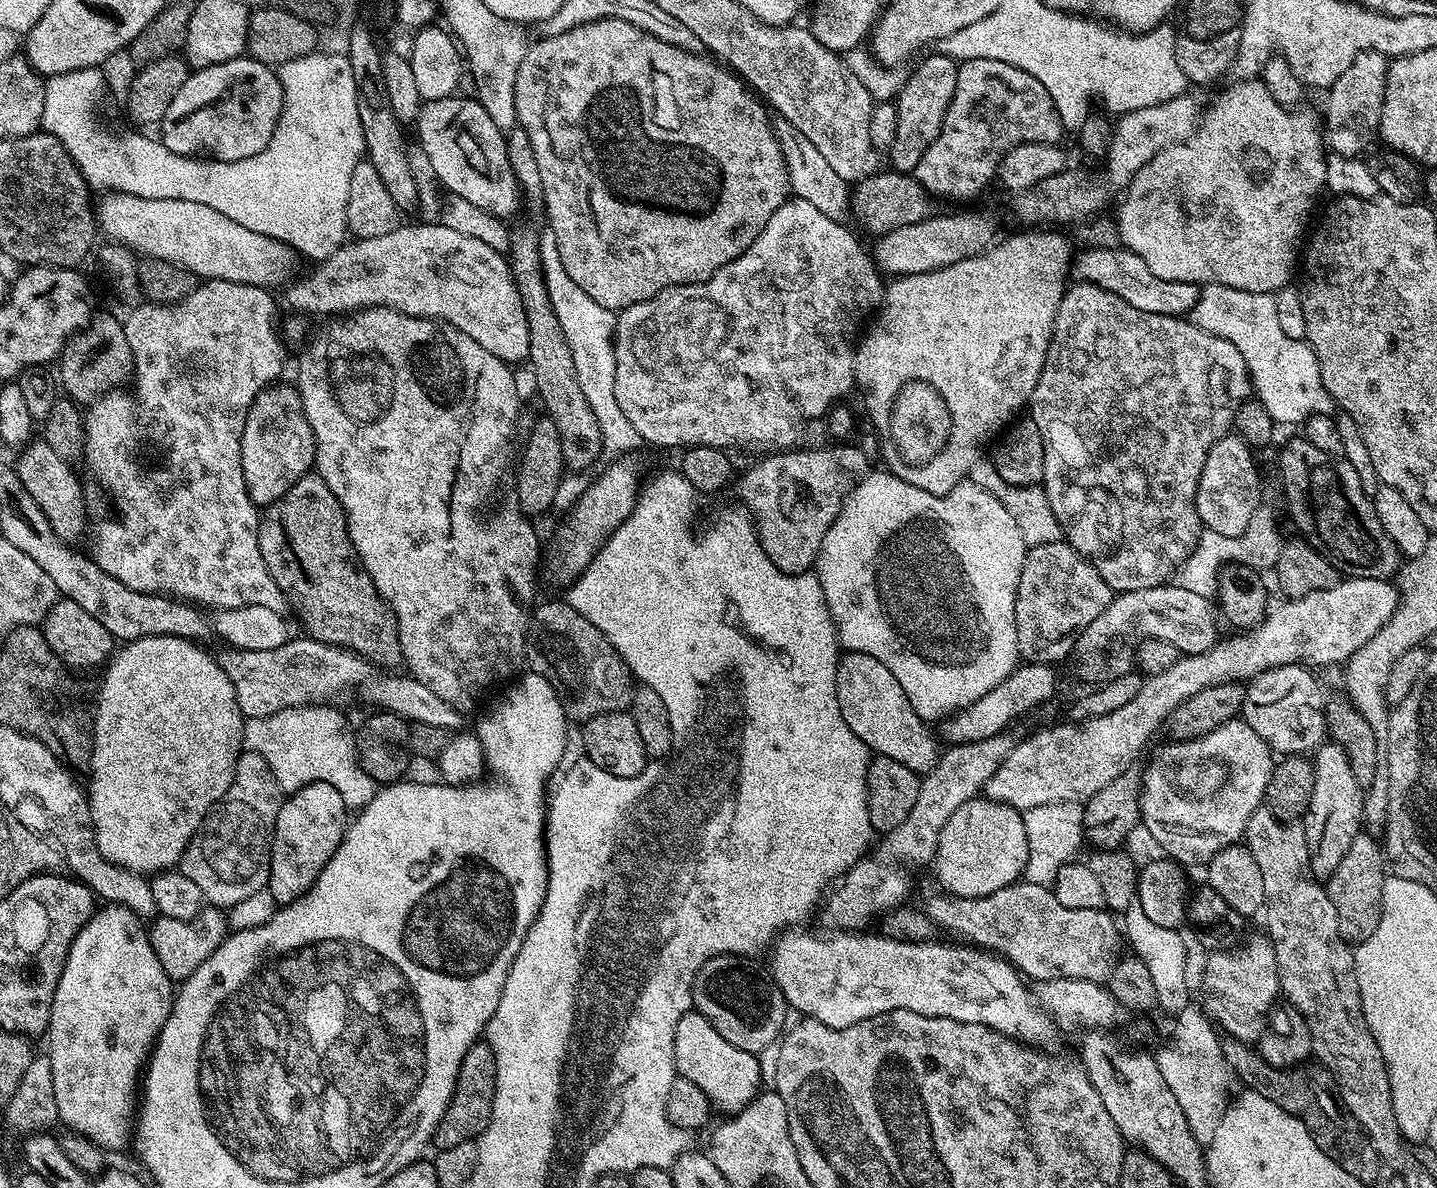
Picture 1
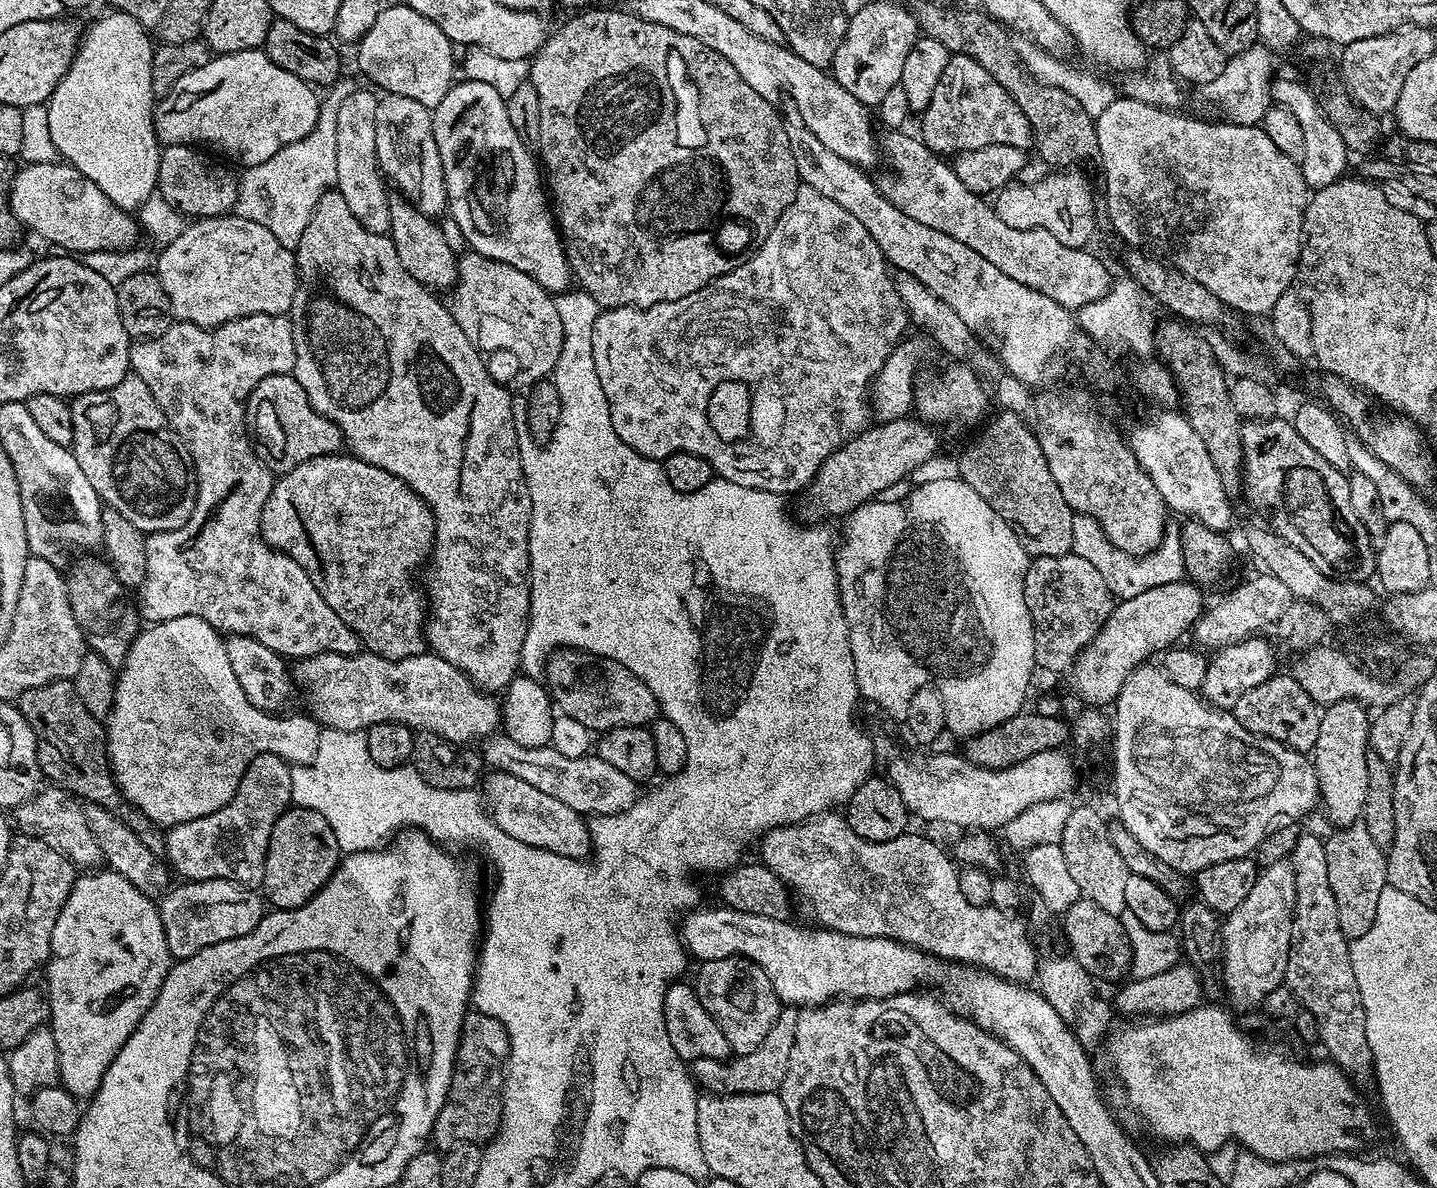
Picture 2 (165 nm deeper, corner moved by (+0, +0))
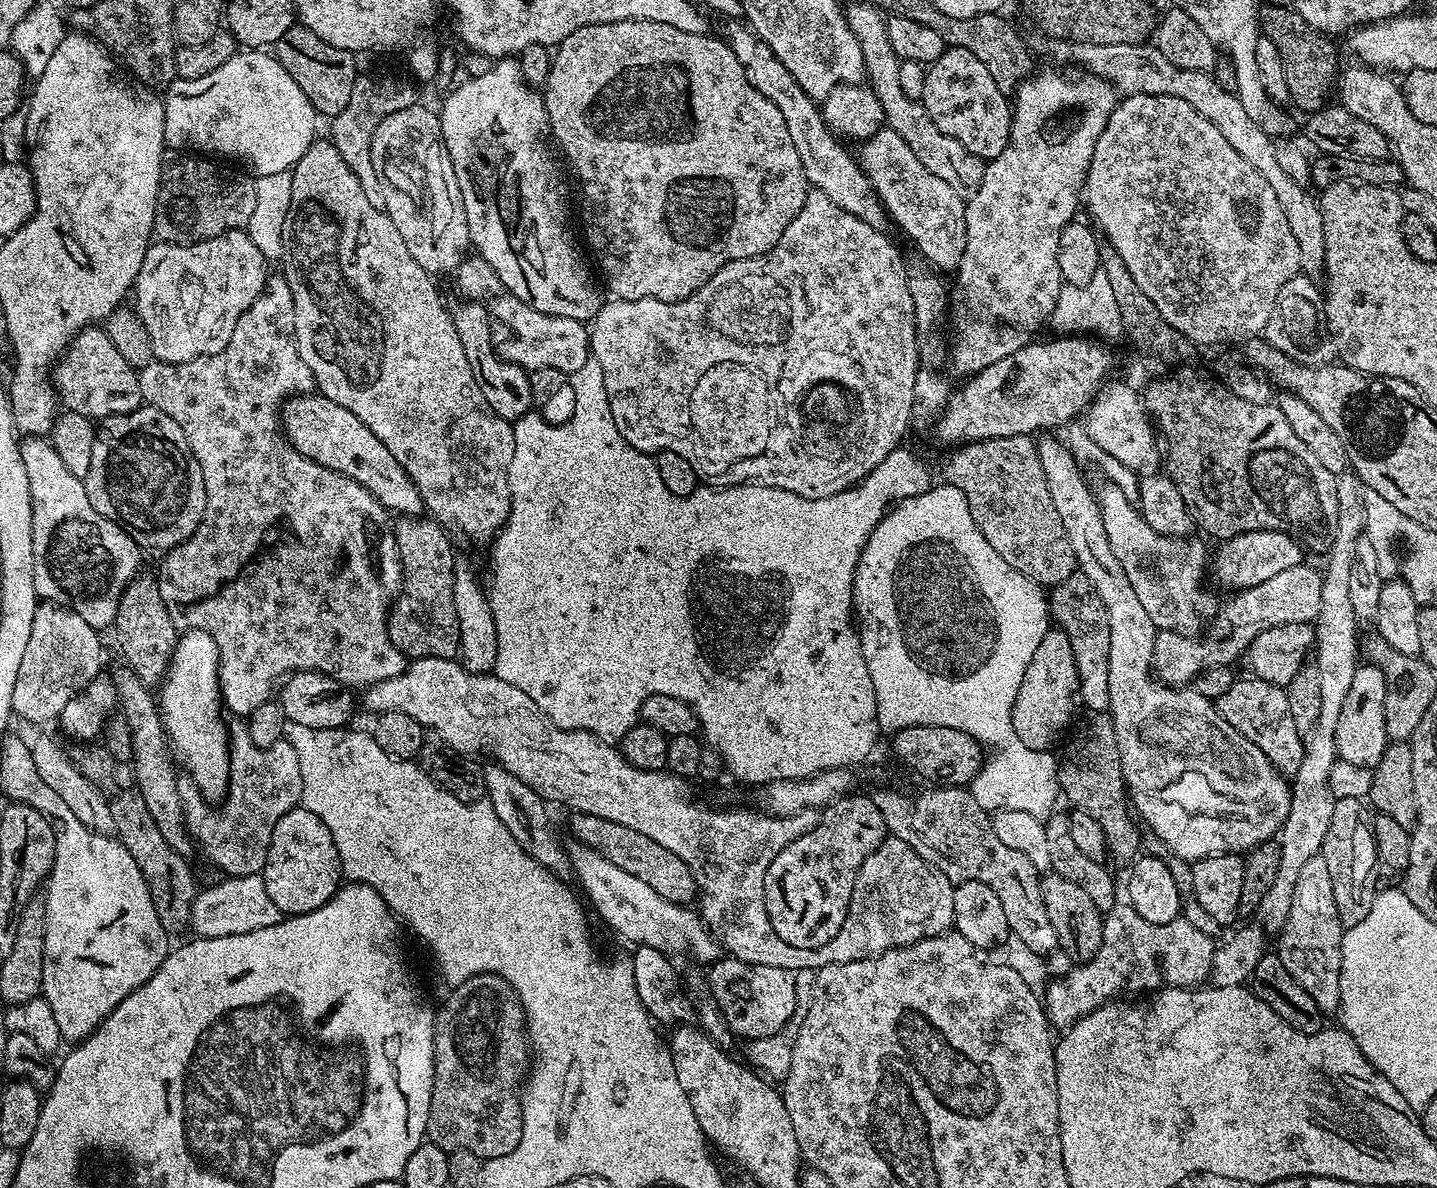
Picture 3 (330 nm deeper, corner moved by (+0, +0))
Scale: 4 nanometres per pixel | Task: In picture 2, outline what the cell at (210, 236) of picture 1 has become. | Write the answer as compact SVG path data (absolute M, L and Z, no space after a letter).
M53 162L50 164L30 164L20 169L12 177L12 187L8 193L8 206L11 208L12 212L16 216L17 220L20 221L21 225L25 229L28 228L32 232L37 232L44 240L49 240L52 244L57 244L57 249L63 250L68 254L84 254L80 252L120 252L123 248L132 248L136 244L136 228L138 229L138 224L135 219L132 220L127 211L123 208L119 208L114 202L110 202L110 198L106 198L106 194L102 194L102 190L98 190L98 186L94 186L94 182L90 182L88 179L81 174L81 172L72 167L71 164L67 162Z

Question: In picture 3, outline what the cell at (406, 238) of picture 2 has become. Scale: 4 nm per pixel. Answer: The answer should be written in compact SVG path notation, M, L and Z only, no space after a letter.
M459 302L452 304L450 311L454 330L458 330L458 339L462 341L462 350L466 354L466 362L470 362L470 370L474 370L474 378L478 382L478 390L482 390L482 398L486 398L488 408L509 422L529 415L533 411L532 387L530 375L519 368L511 360L501 358L494 343L494 322L480 302Z

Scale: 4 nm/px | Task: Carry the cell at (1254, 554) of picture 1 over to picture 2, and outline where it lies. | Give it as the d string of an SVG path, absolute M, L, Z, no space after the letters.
M1073 529L1071 530L1071 548L1073 555L1085 558L1097 567L1103 581L1106 582L1108 592L1119 601L1134 598L1135 595L1141 595L1144 591L1152 590L1156 586L1176 582L1185 577L1180 537L1174 532L1165 533L1159 547L1142 556L1128 555L1118 550L1109 540L1098 545L1084 544L1084 540L1080 540L1080 532Z

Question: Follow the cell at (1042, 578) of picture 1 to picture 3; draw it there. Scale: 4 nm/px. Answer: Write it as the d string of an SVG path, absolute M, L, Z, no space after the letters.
M1073 578L1065 580L1064 583L1055 585L1050 592L1050 616L1058 627L1069 636L1070 644L1073 647L1074 658L1077 664L1079 676L1079 703L1088 712L1108 712L1110 702L1110 630L1108 629L1107 610L1096 595L1090 595L1090 588L1083 579Z

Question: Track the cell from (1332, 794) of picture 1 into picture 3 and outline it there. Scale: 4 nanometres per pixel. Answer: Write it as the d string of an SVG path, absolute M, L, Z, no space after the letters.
M1375 665L1357 667L1354 682L1346 700L1342 702L1342 712L1338 714L1338 728L1334 730L1336 754L1341 760L1357 764L1362 768L1373 769L1390 743L1386 730L1384 702L1387 700L1387 682L1385 673Z

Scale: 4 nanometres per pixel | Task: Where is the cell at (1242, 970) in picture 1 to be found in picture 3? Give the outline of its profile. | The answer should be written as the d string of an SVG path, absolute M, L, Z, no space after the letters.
M1344 474L1337 479L1336 498L1338 522L1332 534L1332 545L1326 550L1328 565L1322 568L1321 603L1314 621L1316 630L1314 663L1318 672L1318 690L1321 694L1322 706L1318 709L1318 722L1314 722L1314 730L1310 730L1310 734L1304 740L1304 757L1294 775L1295 795L1293 795L1284 827L1278 833L1280 845L1278 874L1274 878L1274 886L1266 890L1266 898L1262 898L1258 909L1258 917L1260 916L1258 924L1268 934L1279 933L1286 922L1294 898L1294 886L1298 886L1298 874L1302 871L1302 865L1308 859L1321 855L1326 830L1330 826L1330 818L1334 814L1336 805L1329 784L1332 779L1332 767L1338 759L1334 730L1338 728L1338 714L1342 712L1342 702L1346 700L1350 682L1354 682L1354 674L1358 667L1358 661L1356 661L1358 621L1350 604L1350 591L1348 590L1351 582L1351 558L1354 556L1355 540L1364 529L1362 488L1355 475Z

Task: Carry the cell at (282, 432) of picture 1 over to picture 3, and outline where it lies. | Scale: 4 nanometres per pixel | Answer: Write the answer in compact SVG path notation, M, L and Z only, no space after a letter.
M293 394L280 409L280 426L288 444L294 446L298 454L318 462L318 466L349 476L363 488L368 488L385 510L394 514L402 512L401 515L410 518L419 517L425 511L418 486L414 486L410 474L402 470L398 458L394 458L394 454L382 446L374 430L350 414L346 406L338 406L338 402L319 394Z

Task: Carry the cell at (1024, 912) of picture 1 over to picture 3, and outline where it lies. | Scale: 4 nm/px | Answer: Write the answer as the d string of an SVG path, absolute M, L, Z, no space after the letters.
M889 835L869 854L866 862L862 862L858 878L854 882L854 894L850 898L846 922L842 922L842 930L838 930L838 934L834 934L834 938L820 948L818 956L821 961L834 964L877 956L892 948L904 948L915 940L923 940L925 936L938 936L947 932L953 927L955 918L952 881L933 864L927 864L910 844Z

